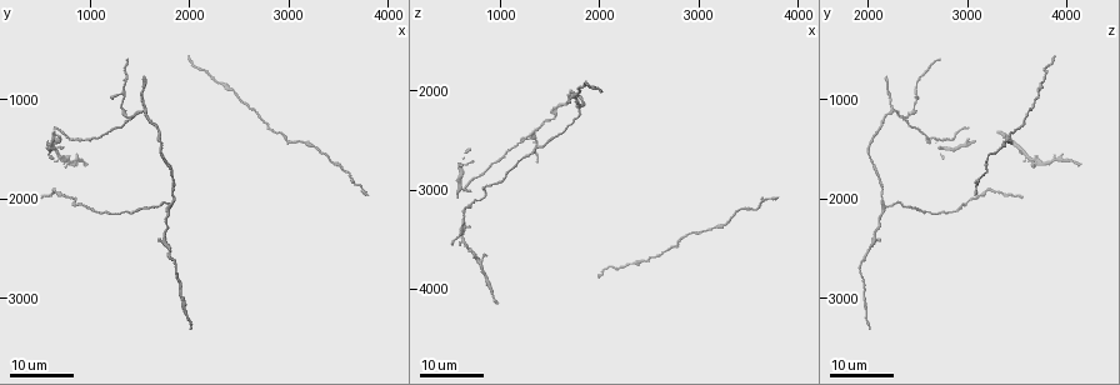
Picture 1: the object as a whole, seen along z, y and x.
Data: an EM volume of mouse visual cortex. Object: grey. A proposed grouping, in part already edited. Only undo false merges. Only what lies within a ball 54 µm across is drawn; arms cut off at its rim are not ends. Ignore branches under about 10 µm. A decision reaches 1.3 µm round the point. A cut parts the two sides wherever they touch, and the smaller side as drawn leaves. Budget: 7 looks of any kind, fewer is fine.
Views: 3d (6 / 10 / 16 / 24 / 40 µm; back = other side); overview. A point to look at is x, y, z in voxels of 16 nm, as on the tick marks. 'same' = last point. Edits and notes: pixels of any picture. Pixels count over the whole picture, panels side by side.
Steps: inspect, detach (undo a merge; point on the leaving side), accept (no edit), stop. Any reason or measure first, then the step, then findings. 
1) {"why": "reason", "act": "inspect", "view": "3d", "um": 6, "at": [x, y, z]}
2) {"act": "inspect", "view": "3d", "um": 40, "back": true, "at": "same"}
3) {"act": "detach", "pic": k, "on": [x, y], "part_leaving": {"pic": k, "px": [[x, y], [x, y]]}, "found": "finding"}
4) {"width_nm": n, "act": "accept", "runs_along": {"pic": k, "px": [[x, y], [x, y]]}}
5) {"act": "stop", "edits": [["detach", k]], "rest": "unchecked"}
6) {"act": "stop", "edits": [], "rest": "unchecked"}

{"why": "three-way junction", "act": "inspect", "view": "3d", "um": 16, "at": [1800, 2080, 2180]}

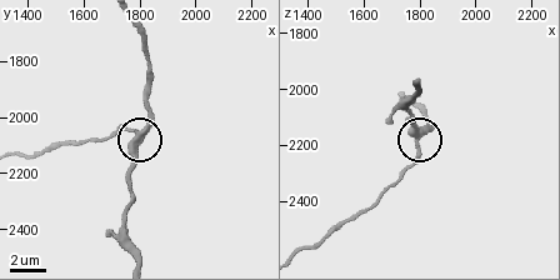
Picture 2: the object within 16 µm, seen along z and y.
{"why": "closer look", "act": "inspect", "view": "3d", "um": 6, "at": "same"}

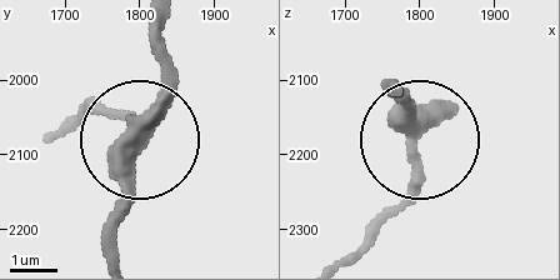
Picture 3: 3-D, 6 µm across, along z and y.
{"side_arm_um": 23, "act": "accept", "runs_along": {"pic": 3, "px": [[166, 24], [166, 108], [134, 156], [119, 235]]}, "found": "all the same cell"}

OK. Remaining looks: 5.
{"why": "thick turns thin", "act": "inspect", "view": "3d", "um": 16, "at": [1860, 2660, 1920]}

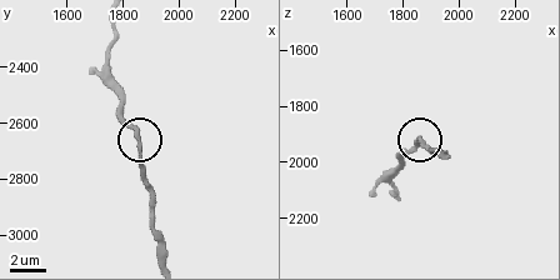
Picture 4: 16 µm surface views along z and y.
{"act": "inspect", "view": "3d", "um": 10, "at": [1850, 2630, 1920]}

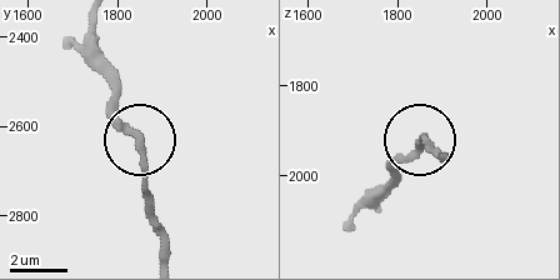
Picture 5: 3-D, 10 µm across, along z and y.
{"act": "accept", "runs_along": {"pic": 5, "px": [[98, 25], [98, 68], [138, 140], [148, 209]]}, "found": "all the same cell"}

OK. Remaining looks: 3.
{"why": "sudden change in width", "act": "inspect", "view": "3d", "um": 16, "at": [3260, 1480, 3340]}

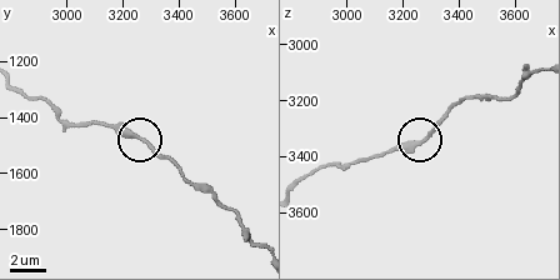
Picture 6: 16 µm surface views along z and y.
{"act": "inspect", "view": "3d", "um": 6, "at": [3260, 1480, 3350]}

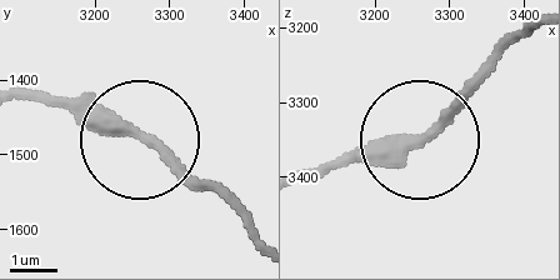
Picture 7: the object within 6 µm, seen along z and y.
{"why": "other side", "act": "inspect", "view": "3d", "um": 6, "back": true, "at": [3255, 1470, 3350]}

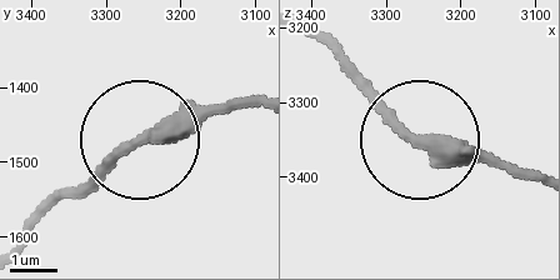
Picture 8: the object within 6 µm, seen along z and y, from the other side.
{"act": "accept", "runs_along": {"pic": 8, "px": [[535, 180], [428, 148], [348, 76]]}, "found": "one cell here"}

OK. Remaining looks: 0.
{"act": "stop", "edits": [], "rest": "unchecked"}

